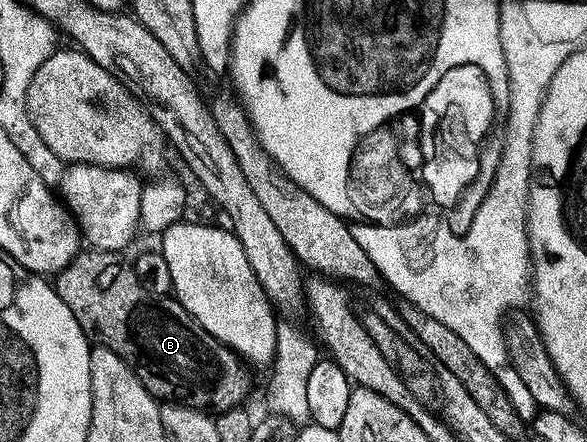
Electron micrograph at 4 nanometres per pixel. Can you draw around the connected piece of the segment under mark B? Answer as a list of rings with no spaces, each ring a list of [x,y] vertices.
[[[88,248],[86,251],[80,251],[60,273],[54,274],[53,284],[55,294],[65,303],[65,307],[69,307],[69,311],[73,311],[73,315],[77,319],[77,323],[87,334],[92,342],[109,347],[109,351],[113,351],[121,358],[127,366],[133,371],[133,375],[137,375],[137,379],[141,379],[141,383],[150,391],[153,396],[163,403],[174,403],[177,405],[188,405],[194,409],[204,410],[212,415],[218,415],[229,411],[230,409],[240,408],[244,404],[243,400],[247,397],[247,392],[251,389],[251,377],[248,366],[241,360],[239,354],[232,351],[227,345],[222,345],[220,341],[213,335],[209,335],[209,331],[205,331],[205,327],[201,327],[201,323],[197,323],[197,319],[193,319],[193,315],[189,315],[189,311],[183,304],[175,300],[174,296],[155,297],[149,291],[145,291],[145,287],[141,287],[139,276],[135,273],[134,264],[130,260],[123,258],[122,252],[110,253],[109,251],[101,251],[100,249]]]

